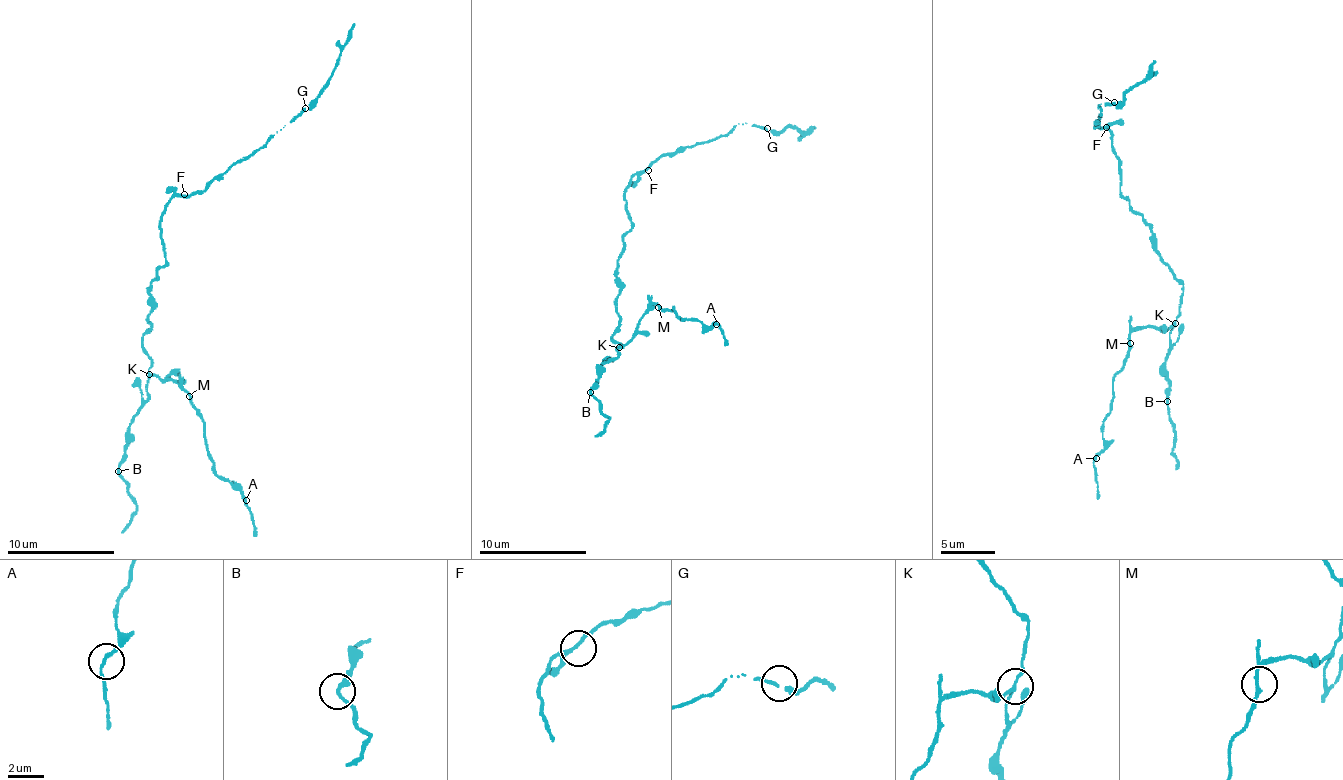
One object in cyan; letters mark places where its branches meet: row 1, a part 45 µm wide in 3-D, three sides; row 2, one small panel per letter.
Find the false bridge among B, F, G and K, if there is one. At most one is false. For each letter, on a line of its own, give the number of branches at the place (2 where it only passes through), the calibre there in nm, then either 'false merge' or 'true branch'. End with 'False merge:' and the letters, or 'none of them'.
B: 2 branches meet; 170 nm thick; true branch
F: 3 branches meet; 170 nm thick; true branch
G: 2 branches meet; 180 nm thick; true branch
K: 3 branches meet; 140 nm thick; false merge
False merge: K

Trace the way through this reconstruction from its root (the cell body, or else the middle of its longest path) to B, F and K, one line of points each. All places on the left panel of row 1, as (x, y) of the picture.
B: (156, 277), (151, 282), (150, 329), (142, 335), (150, 361), (148, 403), (129, 427), (129, 446), (118, 471)
F: (156, 277), (156, 268), (165, 265), (165, 245), (159, 226), (162, 211), (165, 204), (176, 195), (184, 194)
K: (156, 277), (151, 282), (153, 311), (148, 313), (150, 329), (142, 335), (142, 344), (150, 361), (150, 374)

